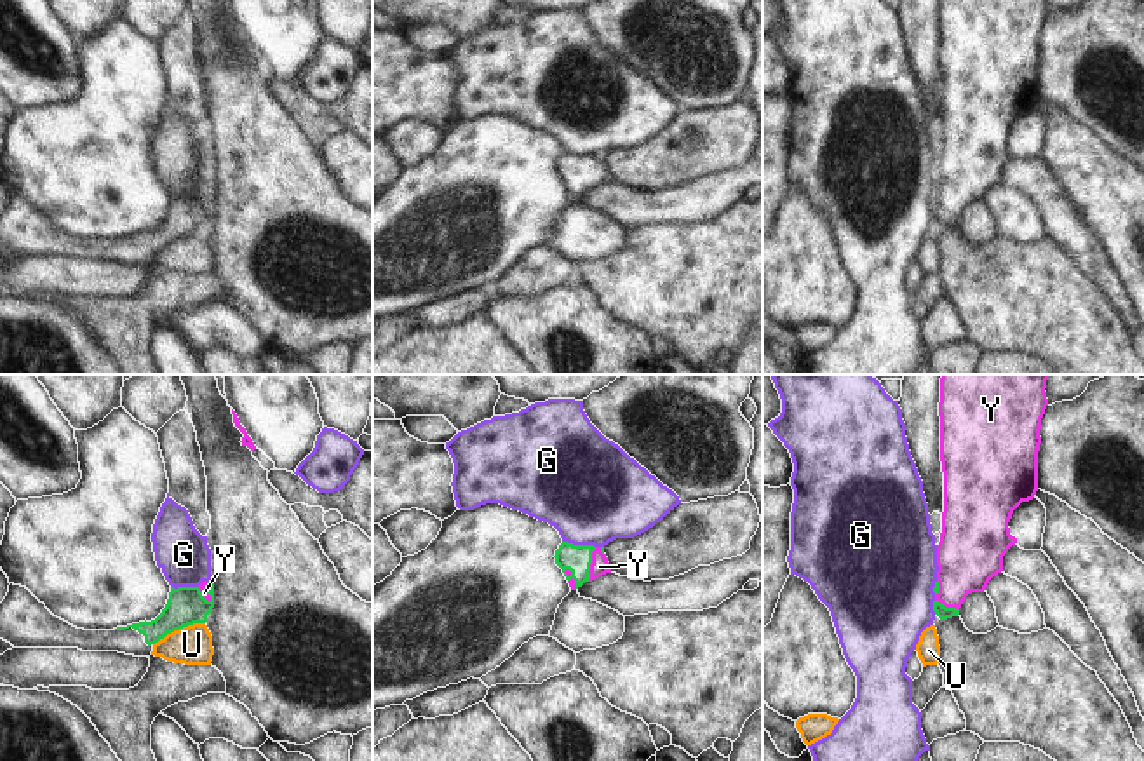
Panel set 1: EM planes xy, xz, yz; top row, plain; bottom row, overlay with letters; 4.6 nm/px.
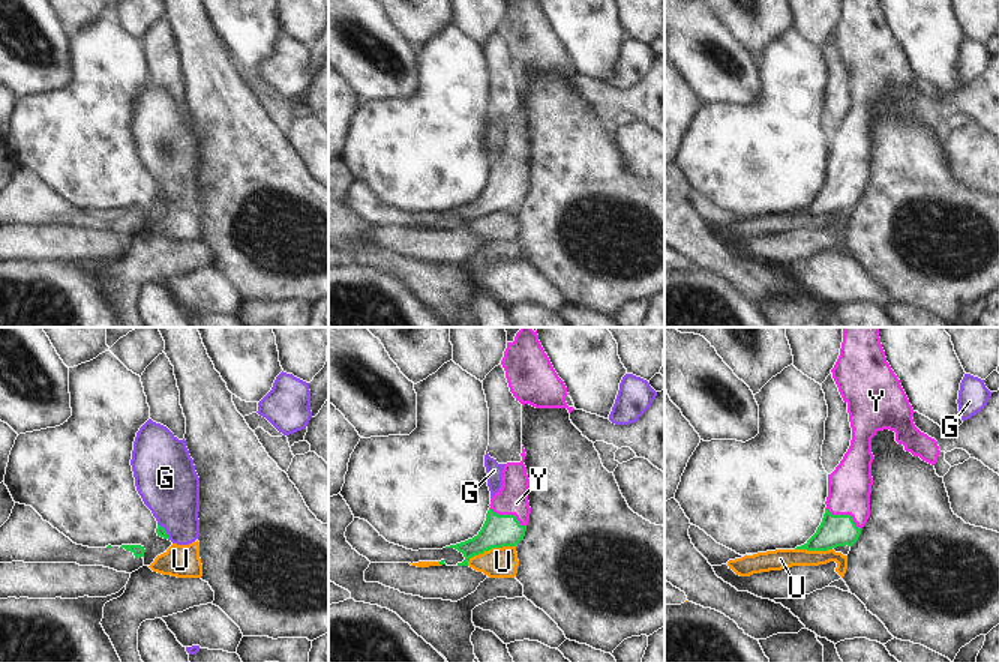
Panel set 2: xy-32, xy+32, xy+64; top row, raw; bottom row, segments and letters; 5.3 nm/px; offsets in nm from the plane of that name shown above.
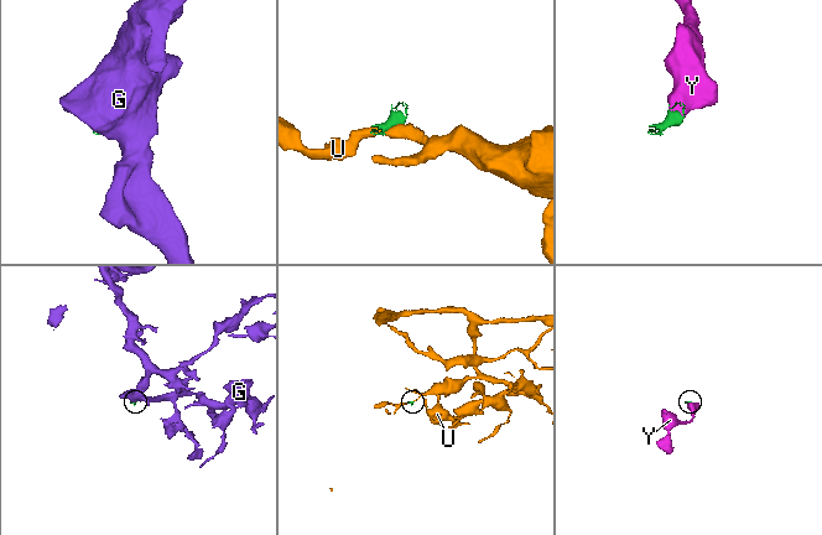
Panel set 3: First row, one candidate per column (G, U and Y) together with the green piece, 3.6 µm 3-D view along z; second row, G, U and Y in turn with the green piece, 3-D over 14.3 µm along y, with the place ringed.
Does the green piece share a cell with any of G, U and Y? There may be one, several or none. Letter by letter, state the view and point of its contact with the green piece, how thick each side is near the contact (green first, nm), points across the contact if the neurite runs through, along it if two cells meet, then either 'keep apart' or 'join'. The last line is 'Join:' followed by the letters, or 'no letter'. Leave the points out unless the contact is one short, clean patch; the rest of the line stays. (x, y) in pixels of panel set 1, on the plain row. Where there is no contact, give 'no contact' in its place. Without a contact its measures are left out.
G: meets green in xz at (578, 155); 130 nm thick on the green side, 480 nm on the other; border along xz (563, 150), (594, 157); keep apart
U: meets green in xy at (178, 239); 180 nm thick on the green side, 180 nm on the other; border along xy (204, 232), (174, 239), (154, 255); keep apart
Y: meets green in xz at (591, 173); 130 nm thick on the green side, 90 nm on the other; runs through xz (575, 168), (580, 173), (591, 173), (599, 176); join
Join: Y

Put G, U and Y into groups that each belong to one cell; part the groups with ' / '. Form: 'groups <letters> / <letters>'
groups G / U / Y

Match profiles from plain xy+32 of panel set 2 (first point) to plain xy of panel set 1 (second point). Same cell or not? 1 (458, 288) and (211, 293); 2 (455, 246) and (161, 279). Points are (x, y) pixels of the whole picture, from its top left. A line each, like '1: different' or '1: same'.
1: same
2: different

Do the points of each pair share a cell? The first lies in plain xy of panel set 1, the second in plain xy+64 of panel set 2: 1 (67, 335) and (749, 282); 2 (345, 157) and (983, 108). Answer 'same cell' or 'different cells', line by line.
1: different cells
2: different cells

